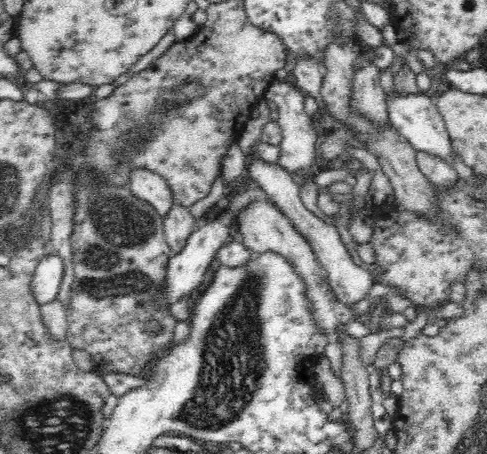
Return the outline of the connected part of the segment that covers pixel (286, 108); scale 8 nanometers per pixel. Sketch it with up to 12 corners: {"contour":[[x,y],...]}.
{"contour":[[292,75],[275,78],[265,98],[279,109],[278,165],[312,168],[319,136],[303,112]]}

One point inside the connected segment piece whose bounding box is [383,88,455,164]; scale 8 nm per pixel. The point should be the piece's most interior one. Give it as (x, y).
(412, 114)

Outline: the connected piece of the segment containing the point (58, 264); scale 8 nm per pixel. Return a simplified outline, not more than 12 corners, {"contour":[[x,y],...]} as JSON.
{"contour":[[44,256],[35,266],[29,291],[38,306],[57,299],[63,260]]}

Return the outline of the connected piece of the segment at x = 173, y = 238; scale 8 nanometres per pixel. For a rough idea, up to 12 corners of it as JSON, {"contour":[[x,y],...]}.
{"contour":[[172,200],[163,234],[178,252],[196,228],[189,207]]}

